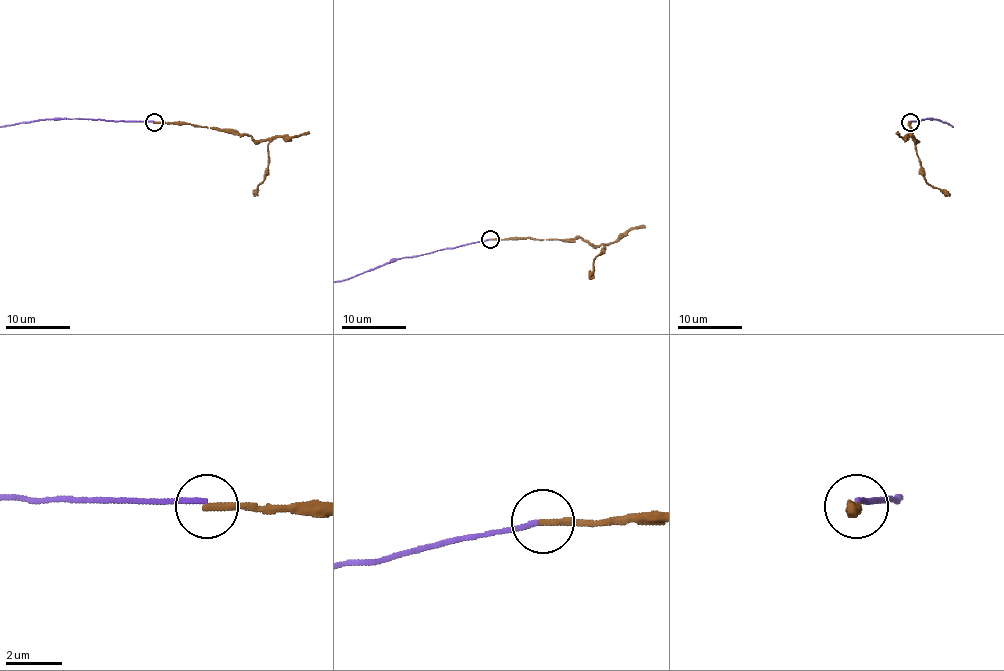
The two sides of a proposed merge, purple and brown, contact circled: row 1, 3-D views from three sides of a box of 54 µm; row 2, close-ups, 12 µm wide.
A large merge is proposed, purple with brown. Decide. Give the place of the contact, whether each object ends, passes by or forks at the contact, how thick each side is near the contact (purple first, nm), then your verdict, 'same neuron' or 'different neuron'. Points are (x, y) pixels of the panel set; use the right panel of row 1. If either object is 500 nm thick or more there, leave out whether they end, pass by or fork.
(910, 122) | purple ends | brown ends | 170/240 nm | different neuron

